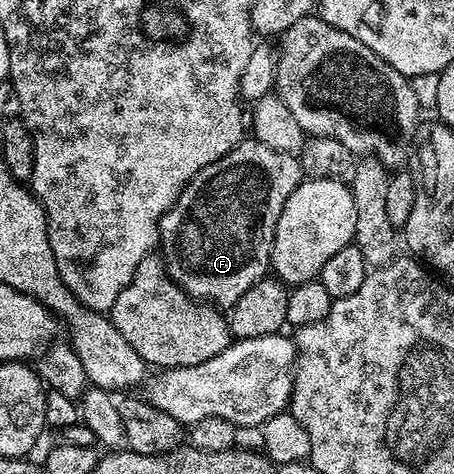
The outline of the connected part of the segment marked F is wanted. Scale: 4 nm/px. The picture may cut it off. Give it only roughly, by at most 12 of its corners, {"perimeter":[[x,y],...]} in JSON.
{"perimeter":[[245,139],[160,221],[168,274],[231,310],[269,276],[299,156]]}

